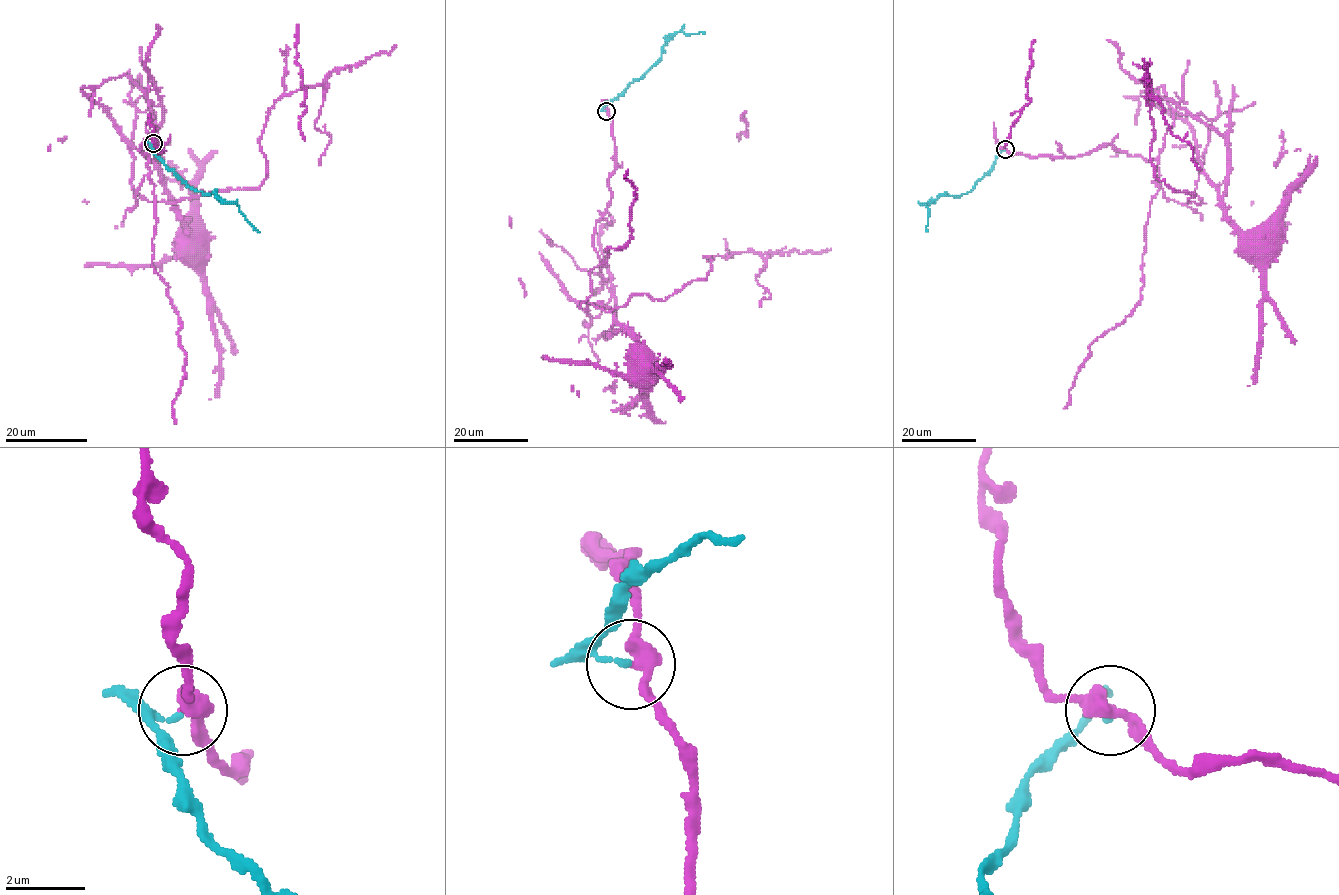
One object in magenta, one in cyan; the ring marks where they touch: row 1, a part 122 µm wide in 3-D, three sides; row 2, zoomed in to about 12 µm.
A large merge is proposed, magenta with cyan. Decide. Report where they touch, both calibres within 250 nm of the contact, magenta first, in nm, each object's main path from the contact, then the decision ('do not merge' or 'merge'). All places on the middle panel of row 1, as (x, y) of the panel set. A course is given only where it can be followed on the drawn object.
at (606, 111); 360 nm thick on the magenta side, 130 nm on the other; magenta runs (606, 111), (616, 169), (592, 246), (615, 299), (609, 333), (624, 328), (637, 347); cyan runs (606, 111), (603, 106), (616, 99), (658, 60), (664, 45), (677, 32), (704, 33); do not merge

